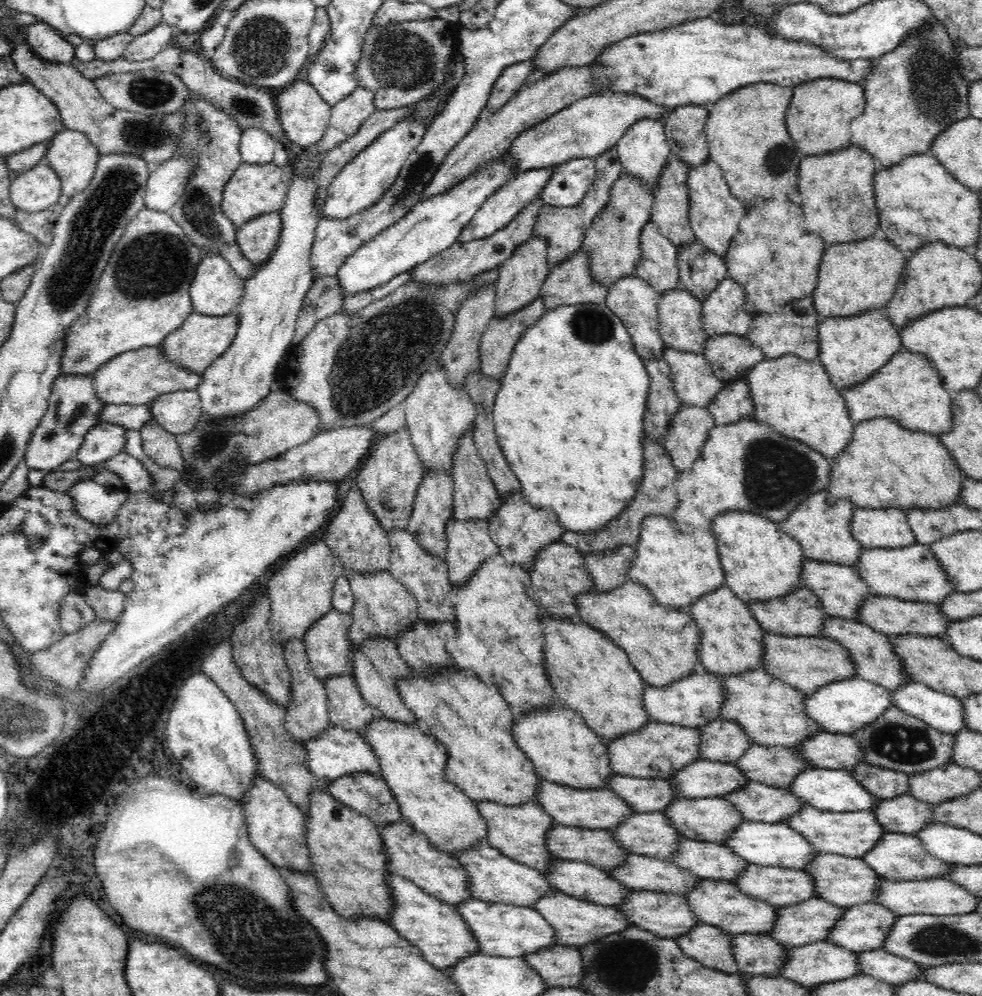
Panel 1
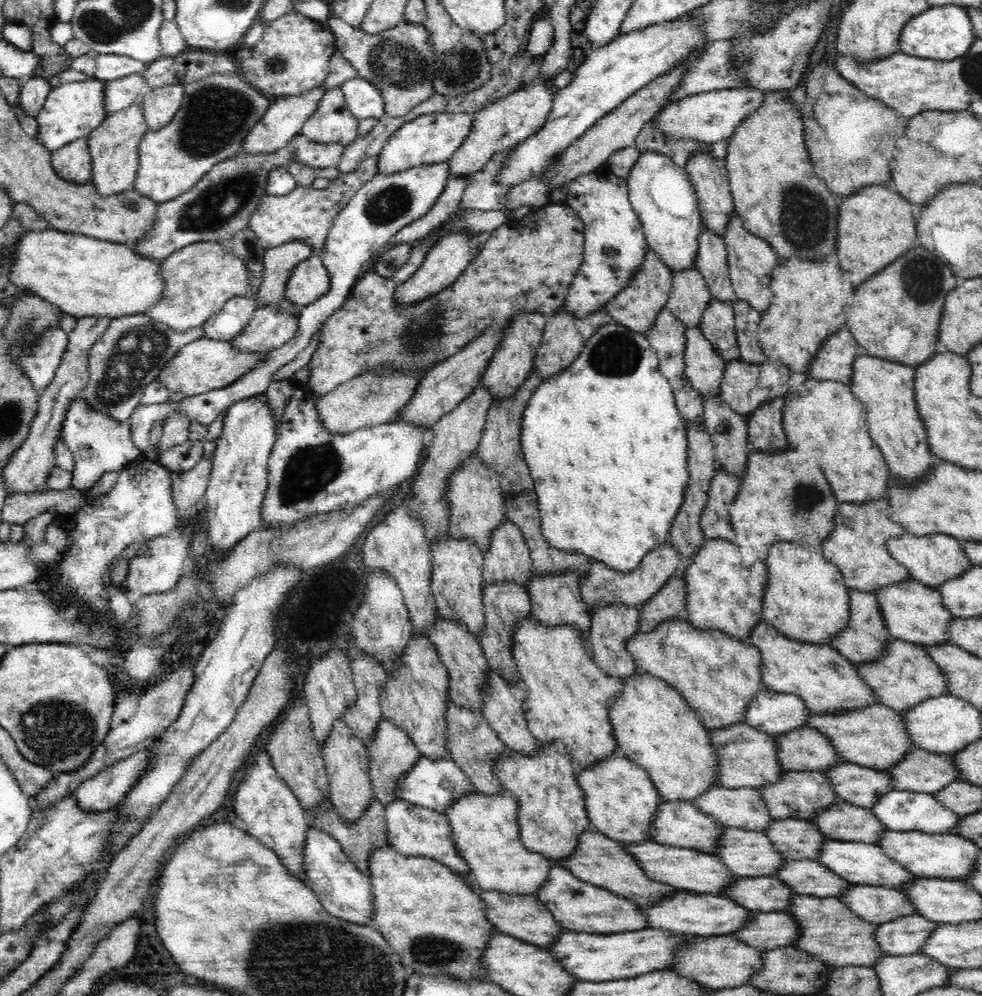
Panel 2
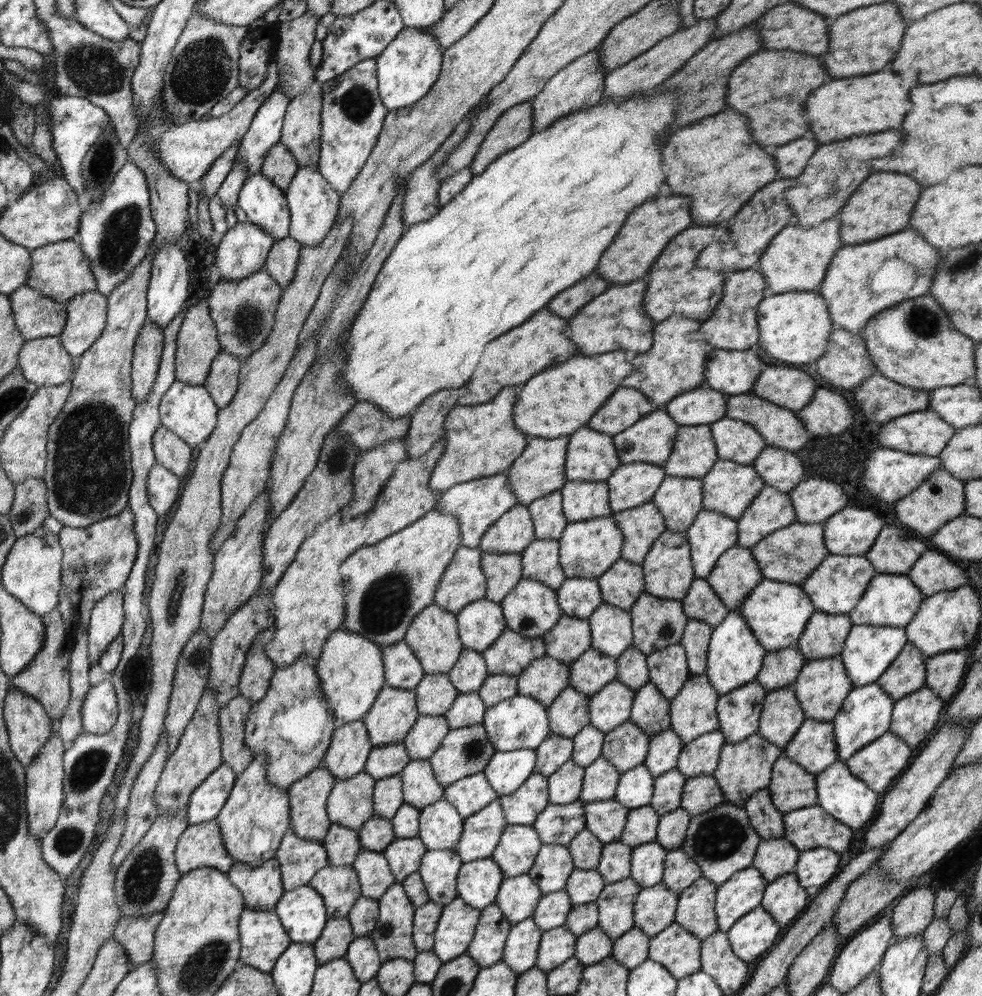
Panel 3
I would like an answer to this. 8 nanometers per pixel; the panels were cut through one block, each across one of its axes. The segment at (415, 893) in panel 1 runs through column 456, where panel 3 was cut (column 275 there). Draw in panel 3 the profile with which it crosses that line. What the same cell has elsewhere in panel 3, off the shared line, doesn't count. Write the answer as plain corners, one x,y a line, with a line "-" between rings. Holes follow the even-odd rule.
245,908
239,918
240,963
270,973
291,942
273,910

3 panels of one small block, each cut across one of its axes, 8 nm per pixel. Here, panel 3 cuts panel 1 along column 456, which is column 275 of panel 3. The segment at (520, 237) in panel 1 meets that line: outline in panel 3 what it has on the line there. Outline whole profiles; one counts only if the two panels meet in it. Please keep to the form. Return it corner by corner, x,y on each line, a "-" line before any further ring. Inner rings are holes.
288,236
276,241
268,253
262,268
265,270
283,290
294,278
295,268
300,256
301,244

